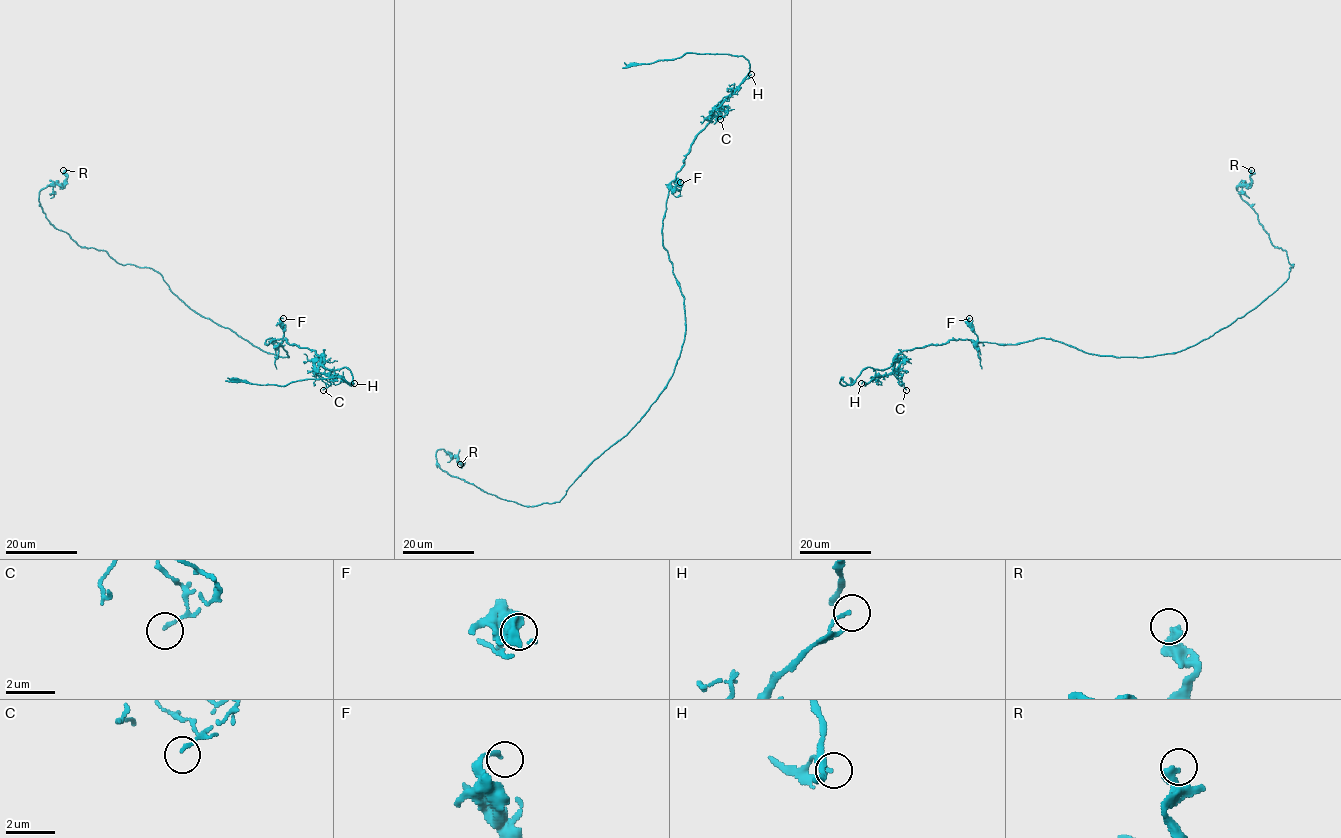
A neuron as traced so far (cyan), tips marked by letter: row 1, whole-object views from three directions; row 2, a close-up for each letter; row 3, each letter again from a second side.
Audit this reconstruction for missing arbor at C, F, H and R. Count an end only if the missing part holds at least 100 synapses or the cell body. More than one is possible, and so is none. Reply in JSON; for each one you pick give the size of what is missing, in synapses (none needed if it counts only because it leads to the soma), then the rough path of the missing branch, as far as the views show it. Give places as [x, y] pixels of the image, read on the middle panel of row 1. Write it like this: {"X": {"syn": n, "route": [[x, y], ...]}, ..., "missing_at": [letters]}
{"missing_at": []}

